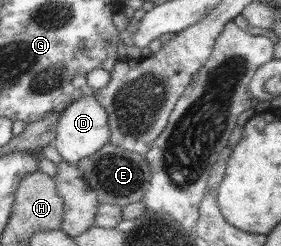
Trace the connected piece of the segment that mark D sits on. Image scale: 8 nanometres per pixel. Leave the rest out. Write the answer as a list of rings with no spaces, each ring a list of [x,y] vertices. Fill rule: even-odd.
[[[91,94],[72,101],[62,110],[58,124],[56,124],[56,136],[54,136],[52,147],[61,155],[64,162],[76,165],[80,159],[92,156],[102,146],[108,144],[108,138],[110,138],[110,133],[108,133],[106,111]]]

